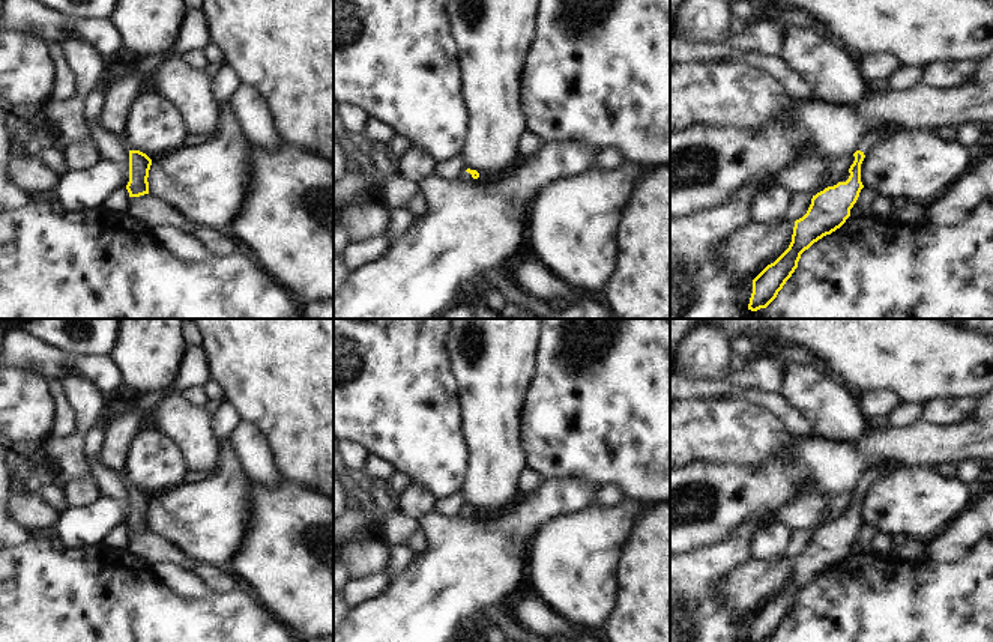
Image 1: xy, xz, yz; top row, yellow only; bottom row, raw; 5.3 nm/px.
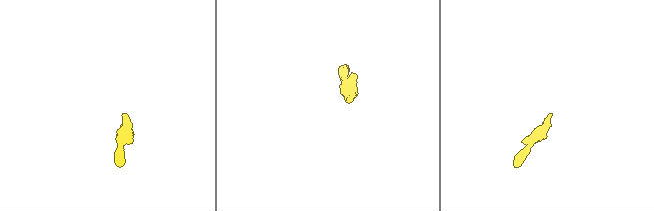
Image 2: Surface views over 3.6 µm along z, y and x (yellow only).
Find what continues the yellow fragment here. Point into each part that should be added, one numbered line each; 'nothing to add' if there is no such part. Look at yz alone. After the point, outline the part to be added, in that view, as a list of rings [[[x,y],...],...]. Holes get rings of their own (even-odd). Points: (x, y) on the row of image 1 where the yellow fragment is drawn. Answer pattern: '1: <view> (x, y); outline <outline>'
1: yz (875, 133); outline [[[868,122],[862,138],[856,144],[856,149],[865,153],[877,143],[880,143],[886,135],[889,135],[891,131],[891,126],[885,122]]]

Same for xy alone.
1: xy (120, 95); outline [[[131,65],[105,89],[104,107],[96,120],[102,129],[117,135],[128,150],[135,147],[128,138],[129,113],[149,87],[153,87],[153,74],[140,74]]]

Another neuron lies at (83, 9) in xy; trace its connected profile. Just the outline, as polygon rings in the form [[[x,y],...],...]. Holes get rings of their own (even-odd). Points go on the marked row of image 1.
[[[38,0],[69,17],[89,21],[110,21],[120,0]]]

